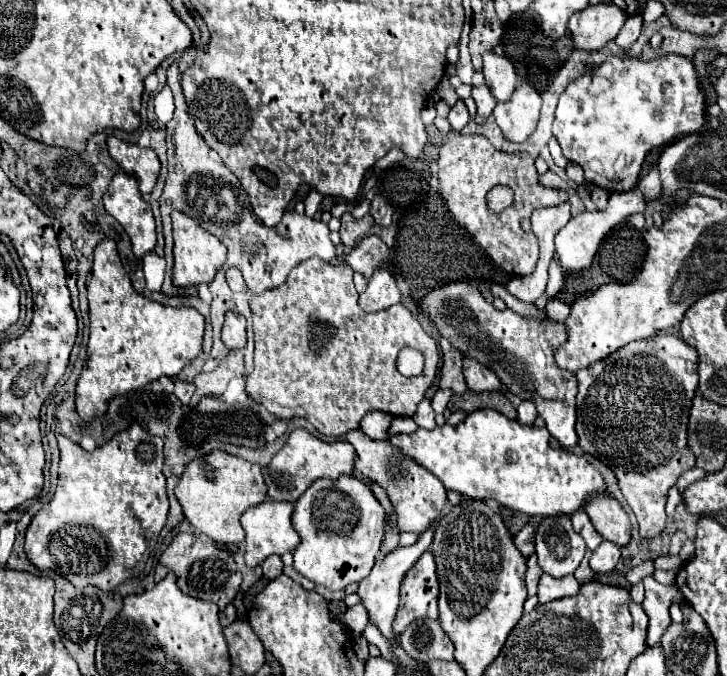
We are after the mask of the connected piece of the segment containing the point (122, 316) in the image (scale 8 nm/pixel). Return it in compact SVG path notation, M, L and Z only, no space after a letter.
M102 240L94 250L88 302L88 360L76 384L76 410L86 422L102 418L108 400L118 394L136 390L160 376L178 376L178 372L202 350L202 314L194 308L164 306L138 294L120 262L114 240Z

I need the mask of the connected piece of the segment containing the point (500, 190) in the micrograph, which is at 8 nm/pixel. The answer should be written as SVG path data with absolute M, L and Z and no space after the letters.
M494 186L494 190L490 190L490 194L486 196L488 198L488 206L492 212L500 214L502 210L506 210L508 206L512 206L514 202L514 192L512 188L508 186Z

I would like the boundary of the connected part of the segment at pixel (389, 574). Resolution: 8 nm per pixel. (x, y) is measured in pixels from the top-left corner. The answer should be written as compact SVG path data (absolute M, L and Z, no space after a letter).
M440 516L438 520L434 520L430 524L430 528L426 532L422 532L416 540L416 544L408 546L408 548L402 548L398 546L398 550L392 550L390 554L386 554L384 558L378 558L374 568L370 570L370 574L360 582L360 588L358 588L358 596L362 598L362 604L368 608L368 614L370 614L370 622L376 622L376 626L380 628L380 632L386 636L386 638L394 638L394 632L392 632L392 620L394 620L394 614L396 614L396 606L398 606L398 590L400 590L400 582L402 578L406 576L406 572L418 562L420 554L426 552L430 548L430 542L434 540L434 526L438 526L440 522Z

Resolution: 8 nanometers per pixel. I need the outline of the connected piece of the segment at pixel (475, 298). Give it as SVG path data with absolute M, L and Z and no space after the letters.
M470 280L442 282L420 306L428 312L430 320L434 320L440 336L448 338L454 348L488 366L512 394L522 400L534 400L538 416L544 418L546 428L562 448L576 446L576 376L554 362L556 348L566 342L564 324L526 320L508 308L496 310L482 298L480 290L468 282Z

